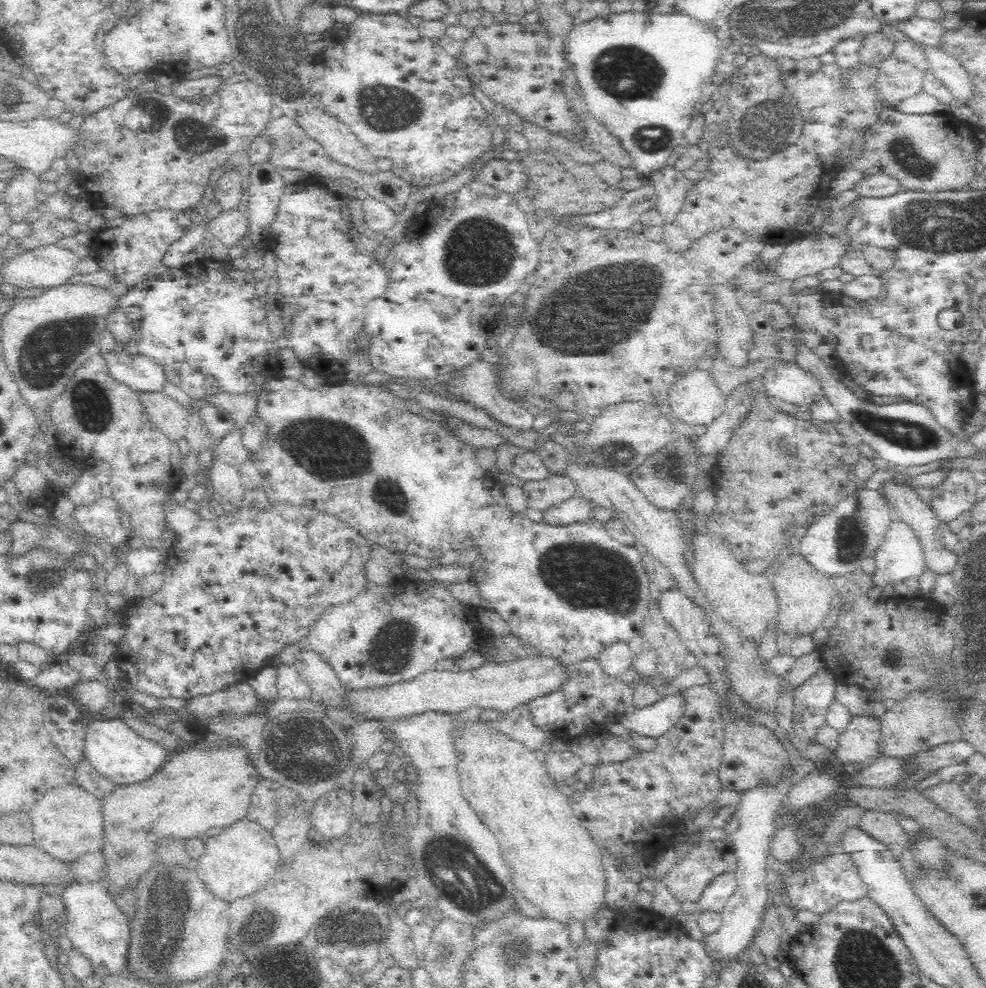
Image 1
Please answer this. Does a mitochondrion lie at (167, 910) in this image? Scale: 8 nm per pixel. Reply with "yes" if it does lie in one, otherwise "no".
yes

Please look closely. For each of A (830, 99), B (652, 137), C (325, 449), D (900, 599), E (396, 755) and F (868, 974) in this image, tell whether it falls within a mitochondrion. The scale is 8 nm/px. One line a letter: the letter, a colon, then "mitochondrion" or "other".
A: other
B: mitochondrion
C: mitochondrion
D: other
E: other
F: mitochondrion

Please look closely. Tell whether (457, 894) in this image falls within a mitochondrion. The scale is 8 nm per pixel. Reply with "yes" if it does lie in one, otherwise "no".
yes

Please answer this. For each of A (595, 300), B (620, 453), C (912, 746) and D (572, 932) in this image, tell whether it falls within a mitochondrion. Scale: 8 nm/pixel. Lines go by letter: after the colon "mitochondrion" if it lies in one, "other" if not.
A: mitochondrion
B: mitochondrion
C: other
D: other

